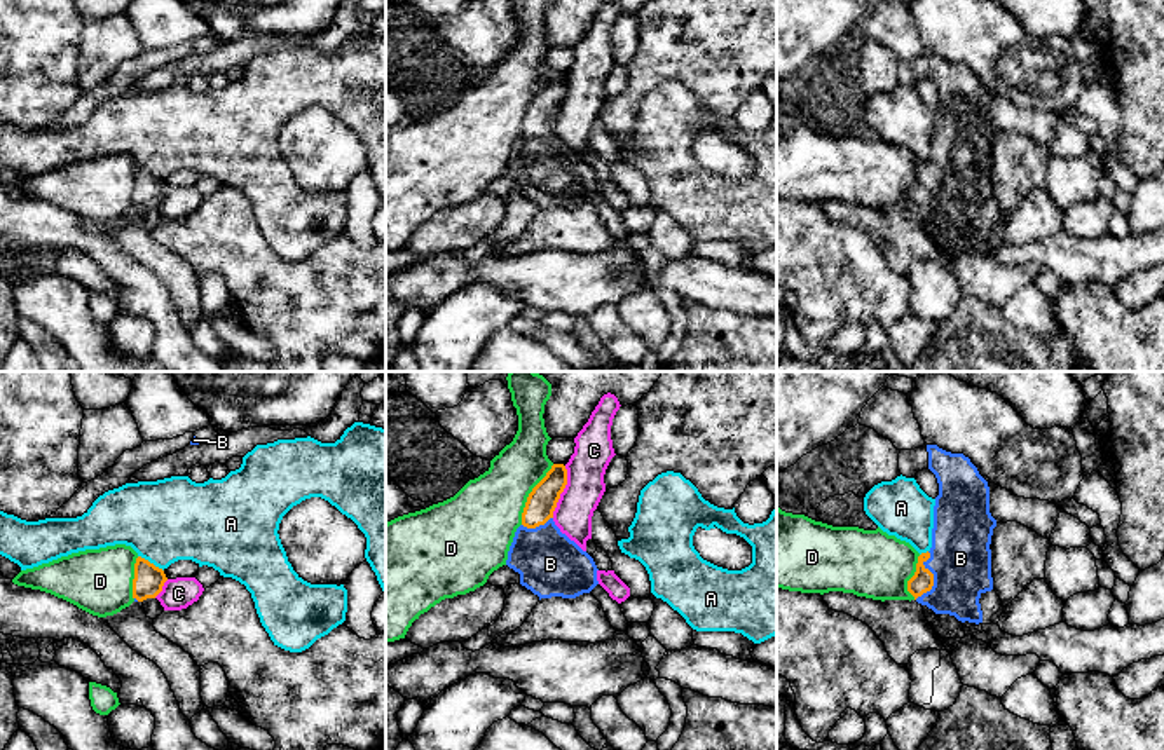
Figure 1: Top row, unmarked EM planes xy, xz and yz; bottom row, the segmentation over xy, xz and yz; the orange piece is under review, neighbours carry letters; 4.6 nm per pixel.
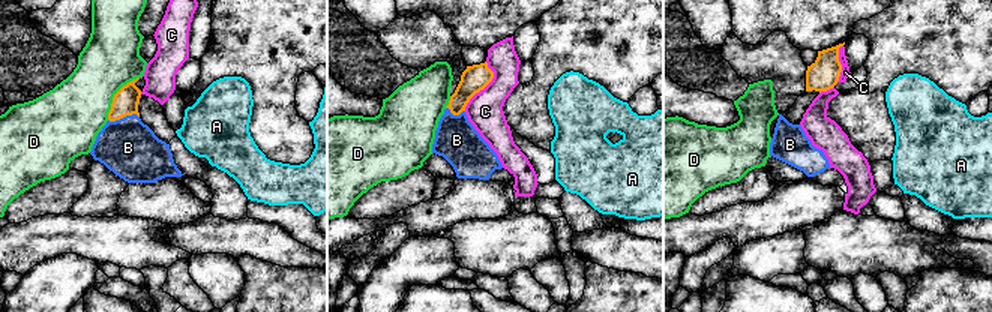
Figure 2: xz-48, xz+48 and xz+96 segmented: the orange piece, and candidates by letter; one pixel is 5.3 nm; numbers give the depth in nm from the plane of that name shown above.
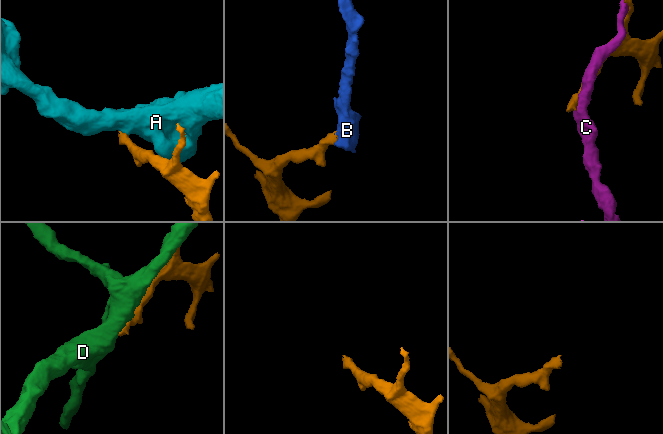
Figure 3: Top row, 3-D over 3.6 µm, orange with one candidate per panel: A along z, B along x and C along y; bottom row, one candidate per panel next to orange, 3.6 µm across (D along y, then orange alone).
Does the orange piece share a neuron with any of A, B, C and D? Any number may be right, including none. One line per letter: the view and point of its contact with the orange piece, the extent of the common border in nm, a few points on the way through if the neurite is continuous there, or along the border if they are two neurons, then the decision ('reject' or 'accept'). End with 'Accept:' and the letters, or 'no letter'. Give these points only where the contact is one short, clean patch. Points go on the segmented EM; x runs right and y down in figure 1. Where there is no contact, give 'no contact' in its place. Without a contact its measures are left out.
A: meets orange in xy at (149, 562); contact 140 nm long; border along xy (138, 555), (163, 571); reject
B: meets orange in yz at (932, 578); contact 240 nm long; runs through yz (922, 581), (932, 578), (941, 578), (960, 559); accept
C: meets orange in xz at (562, 490); contact 240 nm long; reject
D: meets orange in xz at (529, 494); contact 320 nm long; border along xz (554, 464), (529, 494), (520, 524); reject
Accept: B

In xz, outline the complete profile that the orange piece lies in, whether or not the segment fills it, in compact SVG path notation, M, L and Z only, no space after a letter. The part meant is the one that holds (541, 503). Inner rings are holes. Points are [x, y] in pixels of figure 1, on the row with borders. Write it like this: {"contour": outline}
{"contour": "M553 464L527 497L506 565L520 574L520 584L541 598L576 598L597 584L593 558L553 522L553 511L567 485L564 464Z"}

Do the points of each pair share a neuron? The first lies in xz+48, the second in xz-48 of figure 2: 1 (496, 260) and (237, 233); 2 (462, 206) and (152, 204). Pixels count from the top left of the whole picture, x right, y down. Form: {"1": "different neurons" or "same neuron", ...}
{"1": "different neurons", "2": "same neuron"}

